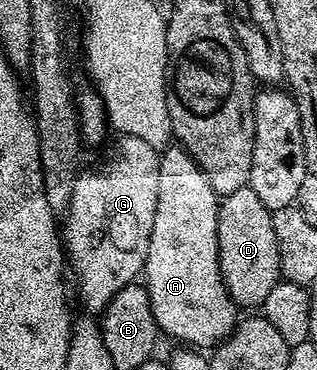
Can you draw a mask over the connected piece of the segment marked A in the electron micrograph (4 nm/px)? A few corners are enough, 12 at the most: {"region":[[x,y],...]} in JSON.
{"region":[[161,150],[144,284],[159,330],[210,351],[240,309],[208,175]]}

